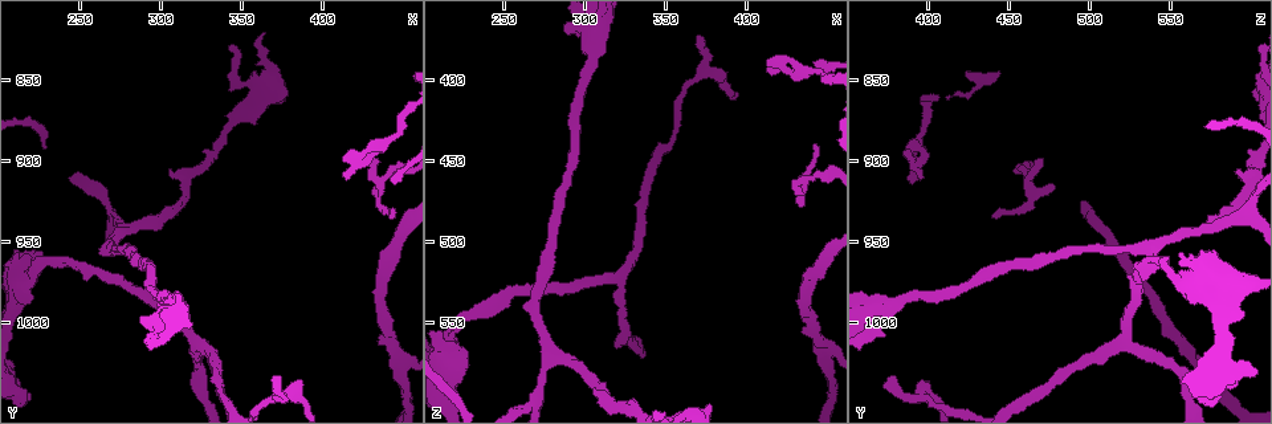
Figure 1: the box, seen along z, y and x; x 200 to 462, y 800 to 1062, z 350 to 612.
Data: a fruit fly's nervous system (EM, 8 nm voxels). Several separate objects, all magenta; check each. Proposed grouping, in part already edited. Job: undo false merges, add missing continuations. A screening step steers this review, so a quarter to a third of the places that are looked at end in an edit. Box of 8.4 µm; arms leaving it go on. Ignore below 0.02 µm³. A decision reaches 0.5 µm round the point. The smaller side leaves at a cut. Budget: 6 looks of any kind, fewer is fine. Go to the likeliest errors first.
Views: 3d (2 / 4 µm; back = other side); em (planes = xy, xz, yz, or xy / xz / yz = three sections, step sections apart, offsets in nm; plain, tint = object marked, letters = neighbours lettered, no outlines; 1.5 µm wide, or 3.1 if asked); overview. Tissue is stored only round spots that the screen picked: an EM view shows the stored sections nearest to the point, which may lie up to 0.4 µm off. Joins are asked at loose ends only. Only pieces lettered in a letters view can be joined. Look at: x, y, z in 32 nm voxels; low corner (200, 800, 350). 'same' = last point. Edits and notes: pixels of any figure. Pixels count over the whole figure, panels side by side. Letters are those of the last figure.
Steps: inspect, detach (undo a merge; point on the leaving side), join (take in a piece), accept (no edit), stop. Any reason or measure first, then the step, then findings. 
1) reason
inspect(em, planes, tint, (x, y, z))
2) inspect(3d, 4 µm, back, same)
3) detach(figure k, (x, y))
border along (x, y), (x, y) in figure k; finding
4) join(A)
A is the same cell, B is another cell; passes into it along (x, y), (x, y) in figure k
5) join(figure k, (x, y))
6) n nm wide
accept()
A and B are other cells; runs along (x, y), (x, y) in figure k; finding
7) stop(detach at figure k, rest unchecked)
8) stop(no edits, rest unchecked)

an open end
inspect(em, yz, step 4, letters, (224, 960, 566))

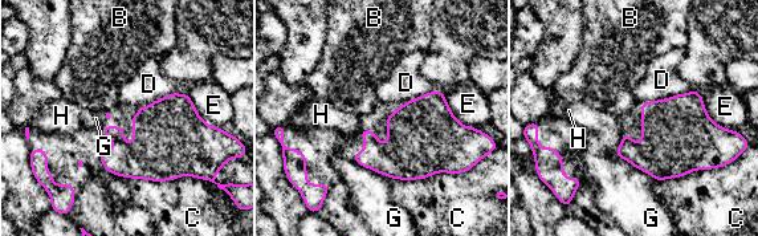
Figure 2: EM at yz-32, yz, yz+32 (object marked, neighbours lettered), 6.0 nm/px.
another direction
inspect(em, planes, letters, same)

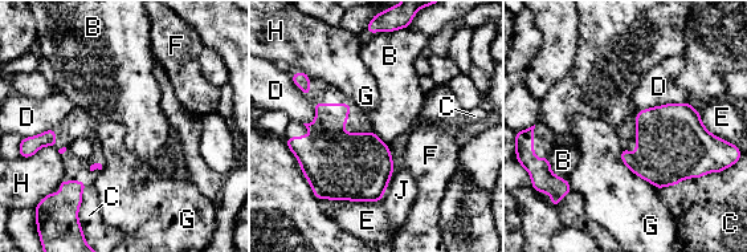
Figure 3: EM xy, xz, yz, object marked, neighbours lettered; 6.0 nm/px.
accept()
B, C, D, E, F, G, H and J are other cells; no lettered piece goes on from it

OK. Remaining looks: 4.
a fork
inspect(3d, 2 µm, (432, 890, 392))

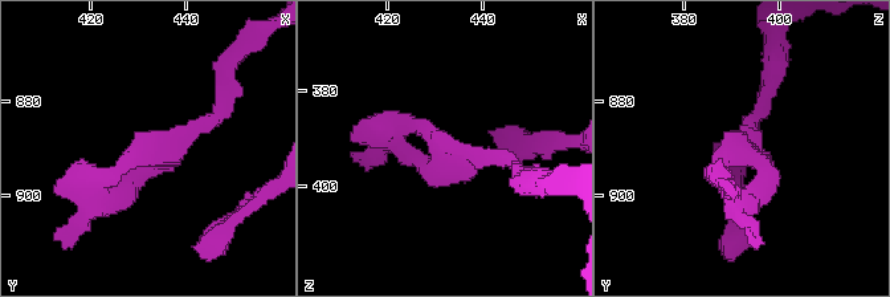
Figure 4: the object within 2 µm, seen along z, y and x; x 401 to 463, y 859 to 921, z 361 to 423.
inspect(em, planes, plain, (433, 890, 392))

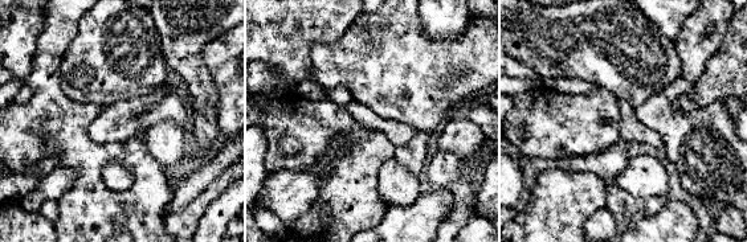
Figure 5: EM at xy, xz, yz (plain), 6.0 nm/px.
what lies round it
inspect(em, planes, letters, same)

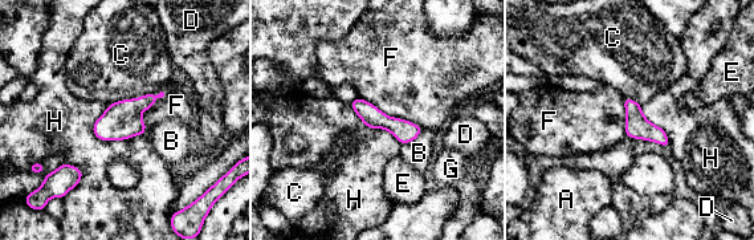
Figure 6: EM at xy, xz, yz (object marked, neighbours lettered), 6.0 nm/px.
accept()
A, B, C, D, E, F, G and H are other cells; runs along (355, 105), (402, 130), (416, 130) in figure 6; continuous, no second neuron

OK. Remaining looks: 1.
tapers out
inspect(em, planes, letters, (372, 1036, 372))

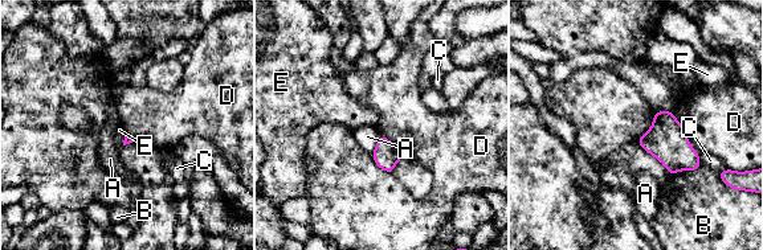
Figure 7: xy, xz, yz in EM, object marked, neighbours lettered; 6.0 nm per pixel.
accept()
A, B, C, D and E are other cells; border along (655, 113), (652, 124), (636, 140) in figure 7; none of them fits

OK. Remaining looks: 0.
stop(no edits, rest unchecked)

